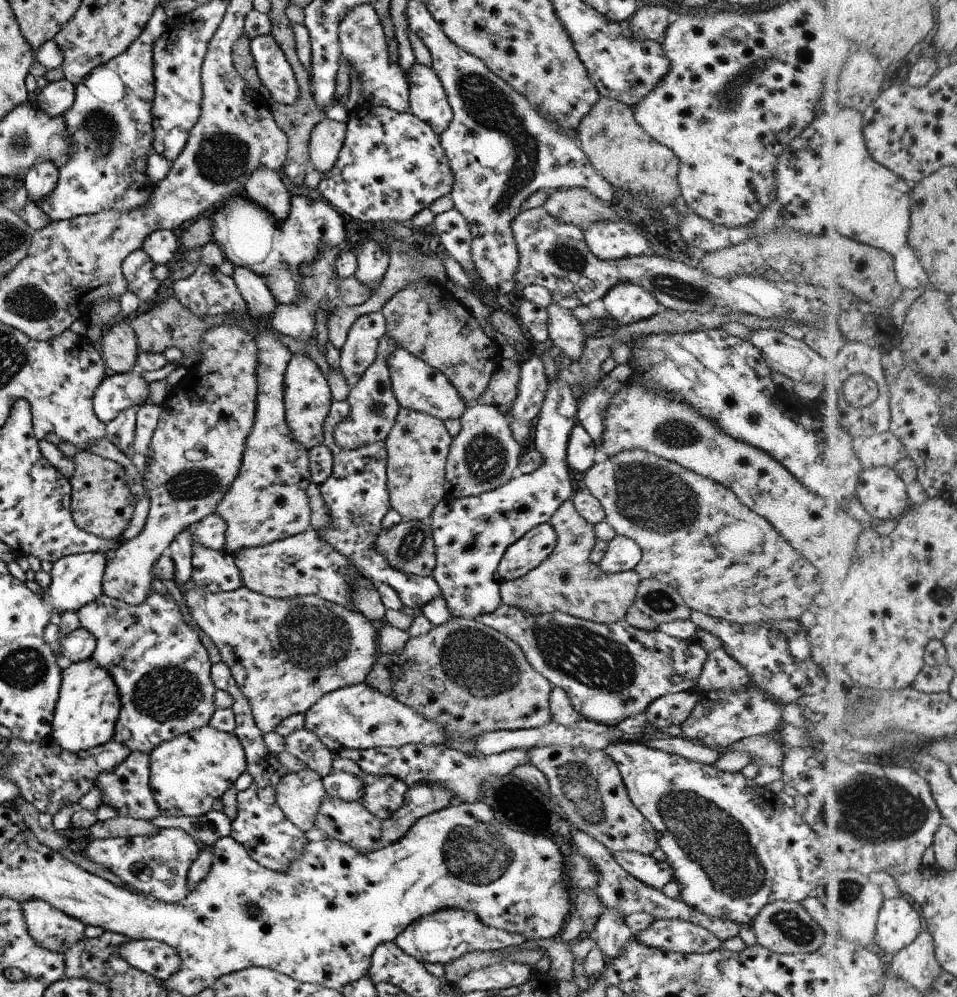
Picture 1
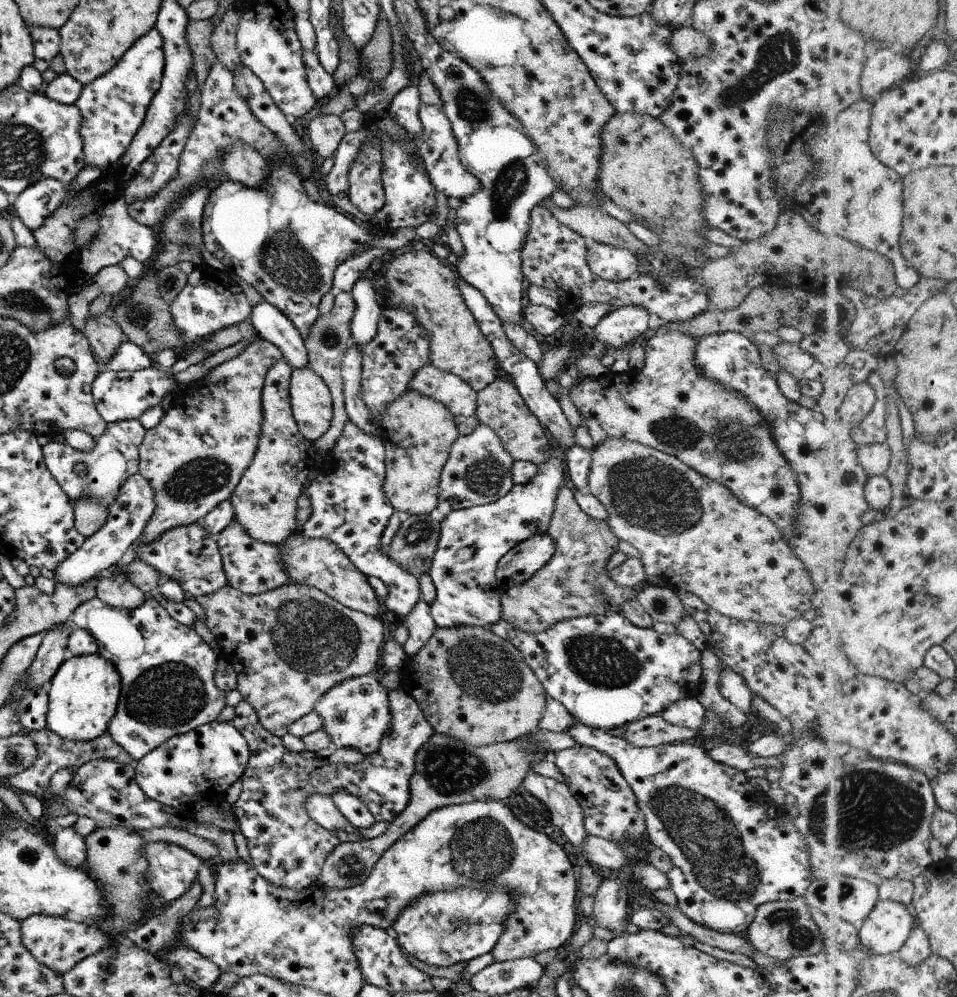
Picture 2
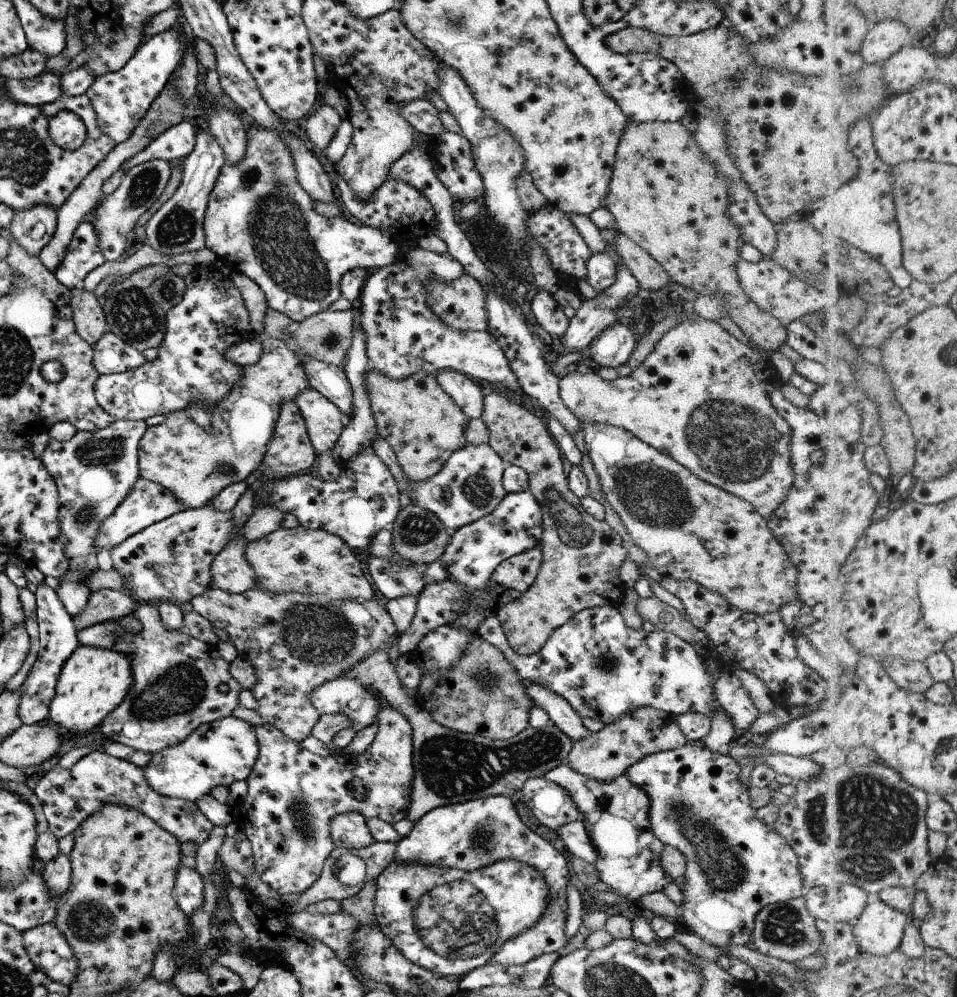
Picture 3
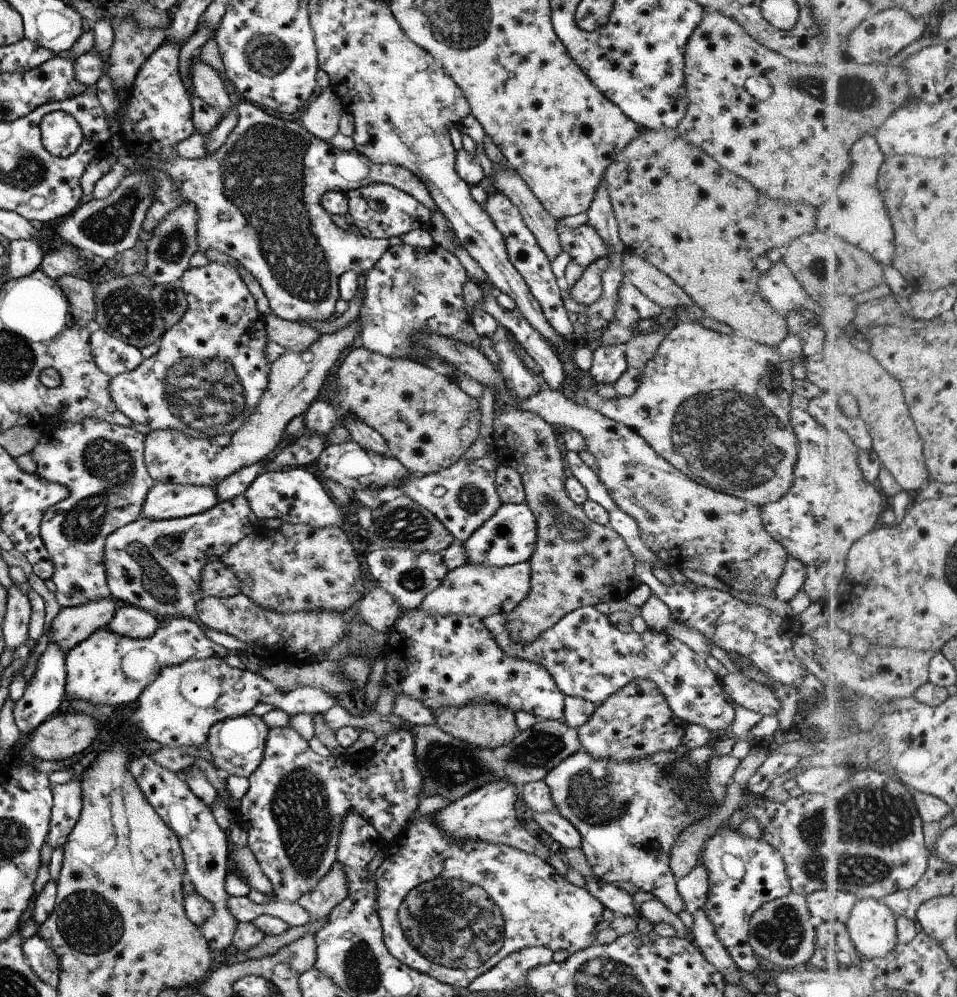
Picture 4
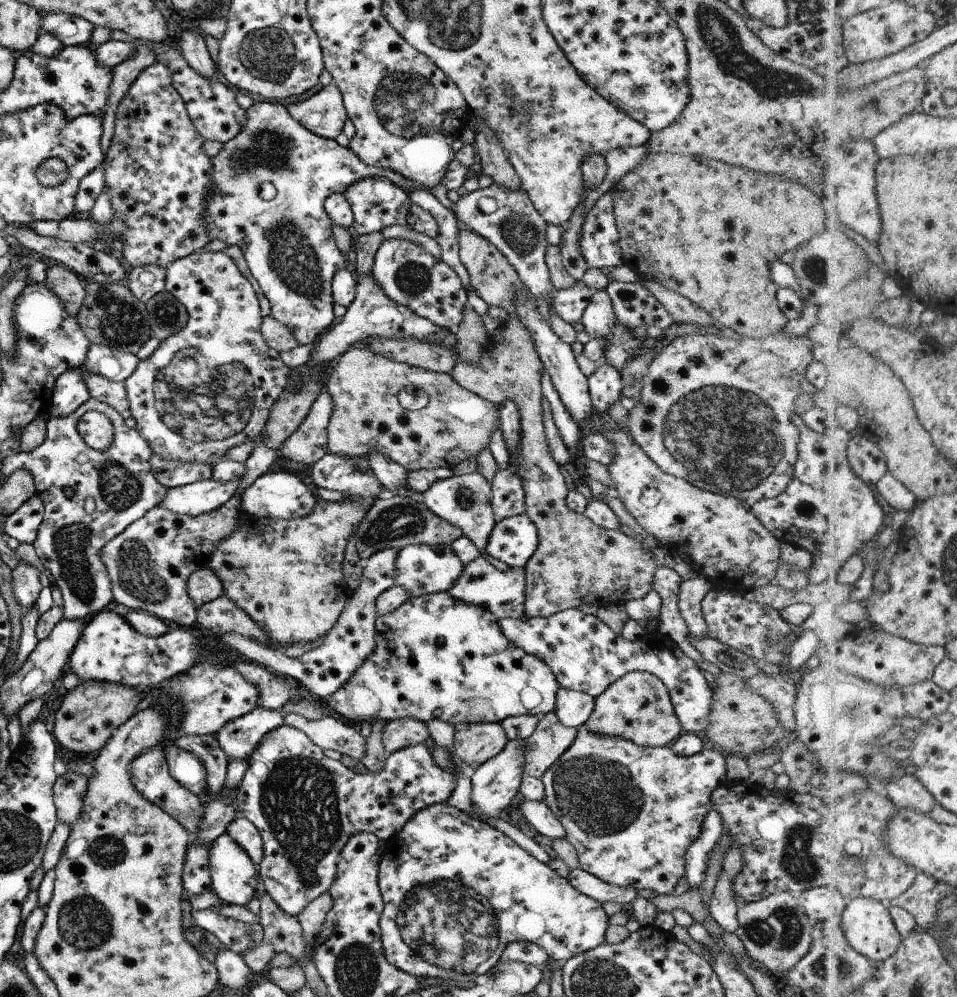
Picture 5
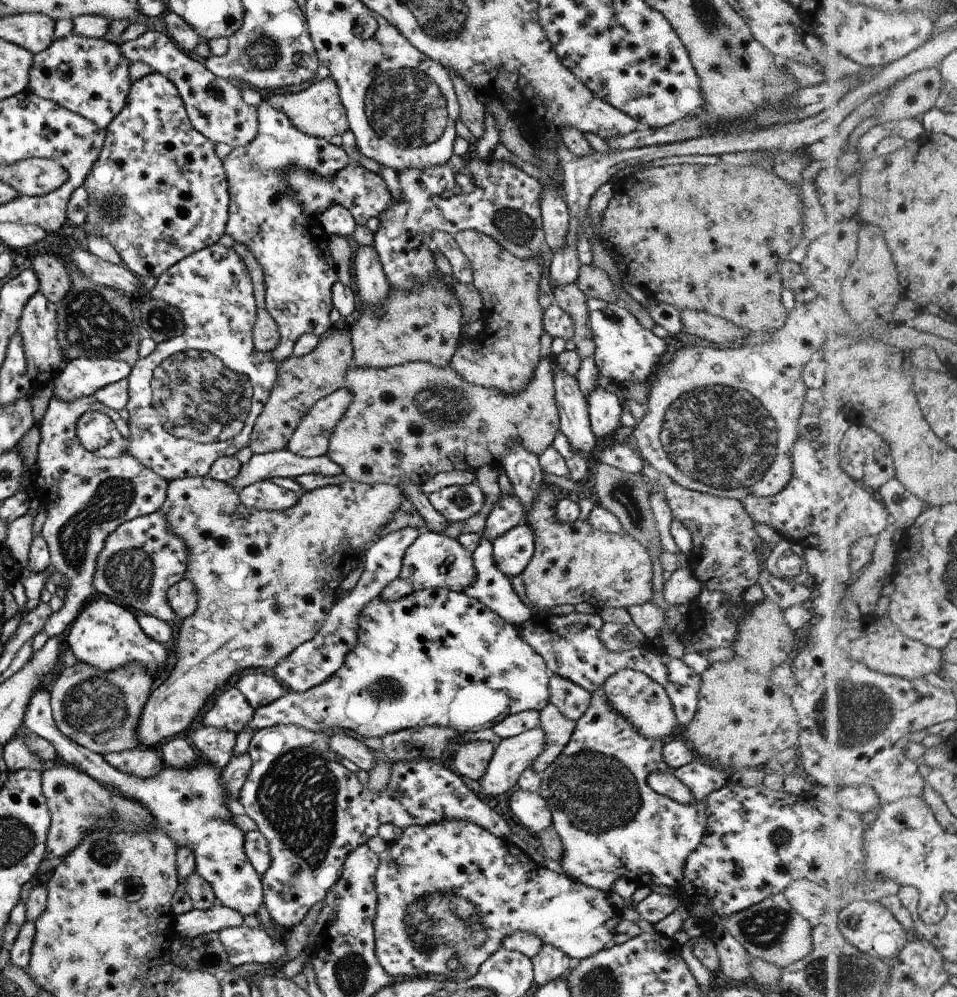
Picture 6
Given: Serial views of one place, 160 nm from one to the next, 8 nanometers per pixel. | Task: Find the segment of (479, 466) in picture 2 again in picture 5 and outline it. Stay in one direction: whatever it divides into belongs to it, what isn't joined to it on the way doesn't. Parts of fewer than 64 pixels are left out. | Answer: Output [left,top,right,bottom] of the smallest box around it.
[420,471,496,554]

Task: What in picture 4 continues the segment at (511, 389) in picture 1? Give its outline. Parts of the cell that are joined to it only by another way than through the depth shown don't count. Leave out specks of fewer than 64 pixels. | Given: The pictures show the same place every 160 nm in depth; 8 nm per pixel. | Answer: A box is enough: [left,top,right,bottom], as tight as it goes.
[491,406,640,641]

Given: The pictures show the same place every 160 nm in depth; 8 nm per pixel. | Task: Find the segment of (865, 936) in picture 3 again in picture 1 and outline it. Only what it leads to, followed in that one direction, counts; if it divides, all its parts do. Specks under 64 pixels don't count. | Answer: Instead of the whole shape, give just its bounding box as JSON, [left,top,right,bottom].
[876,898,923,956]

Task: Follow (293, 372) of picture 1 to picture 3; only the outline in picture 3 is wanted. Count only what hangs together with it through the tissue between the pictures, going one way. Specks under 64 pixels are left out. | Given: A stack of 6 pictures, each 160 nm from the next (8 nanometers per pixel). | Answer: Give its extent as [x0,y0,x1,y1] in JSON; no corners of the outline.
[293,388,344,454]

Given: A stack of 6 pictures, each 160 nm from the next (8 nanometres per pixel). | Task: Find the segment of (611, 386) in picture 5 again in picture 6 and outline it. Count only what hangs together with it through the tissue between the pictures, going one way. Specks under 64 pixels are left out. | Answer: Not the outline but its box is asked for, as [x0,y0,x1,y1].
[586,386,622,439]

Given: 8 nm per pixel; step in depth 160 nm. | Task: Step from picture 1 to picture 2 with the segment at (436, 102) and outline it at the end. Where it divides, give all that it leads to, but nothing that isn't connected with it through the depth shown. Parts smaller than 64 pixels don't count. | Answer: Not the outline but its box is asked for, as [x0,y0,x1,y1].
[417,102,479,200]

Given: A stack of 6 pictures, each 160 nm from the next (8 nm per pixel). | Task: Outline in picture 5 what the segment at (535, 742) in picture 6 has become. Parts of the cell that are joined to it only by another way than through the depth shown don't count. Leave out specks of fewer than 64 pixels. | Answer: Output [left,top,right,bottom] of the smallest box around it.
[468,739,526,819]

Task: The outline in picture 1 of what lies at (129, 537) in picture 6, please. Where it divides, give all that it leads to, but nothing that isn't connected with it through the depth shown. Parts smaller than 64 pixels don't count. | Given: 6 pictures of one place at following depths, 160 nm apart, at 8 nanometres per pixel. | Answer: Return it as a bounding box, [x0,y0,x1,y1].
[190,540,240,593]

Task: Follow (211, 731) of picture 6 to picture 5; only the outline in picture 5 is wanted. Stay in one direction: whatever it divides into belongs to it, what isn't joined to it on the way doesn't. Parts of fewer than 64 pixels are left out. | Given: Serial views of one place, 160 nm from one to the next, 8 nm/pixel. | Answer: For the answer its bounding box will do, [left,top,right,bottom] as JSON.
[173,735,228,798]

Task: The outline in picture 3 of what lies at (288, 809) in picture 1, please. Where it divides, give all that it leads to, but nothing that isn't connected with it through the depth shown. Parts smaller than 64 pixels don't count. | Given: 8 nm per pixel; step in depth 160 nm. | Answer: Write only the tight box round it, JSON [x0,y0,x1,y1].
[329,811,374,851]

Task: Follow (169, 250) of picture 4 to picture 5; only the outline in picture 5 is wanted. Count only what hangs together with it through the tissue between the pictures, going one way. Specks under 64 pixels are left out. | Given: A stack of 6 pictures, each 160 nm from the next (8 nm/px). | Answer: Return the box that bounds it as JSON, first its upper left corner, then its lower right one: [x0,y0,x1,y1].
[124,266,166,304]

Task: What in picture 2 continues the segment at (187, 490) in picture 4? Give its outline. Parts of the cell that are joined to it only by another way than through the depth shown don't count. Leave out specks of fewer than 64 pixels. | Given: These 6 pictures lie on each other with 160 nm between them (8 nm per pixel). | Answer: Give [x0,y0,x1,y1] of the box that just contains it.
[53,473,155,586]

